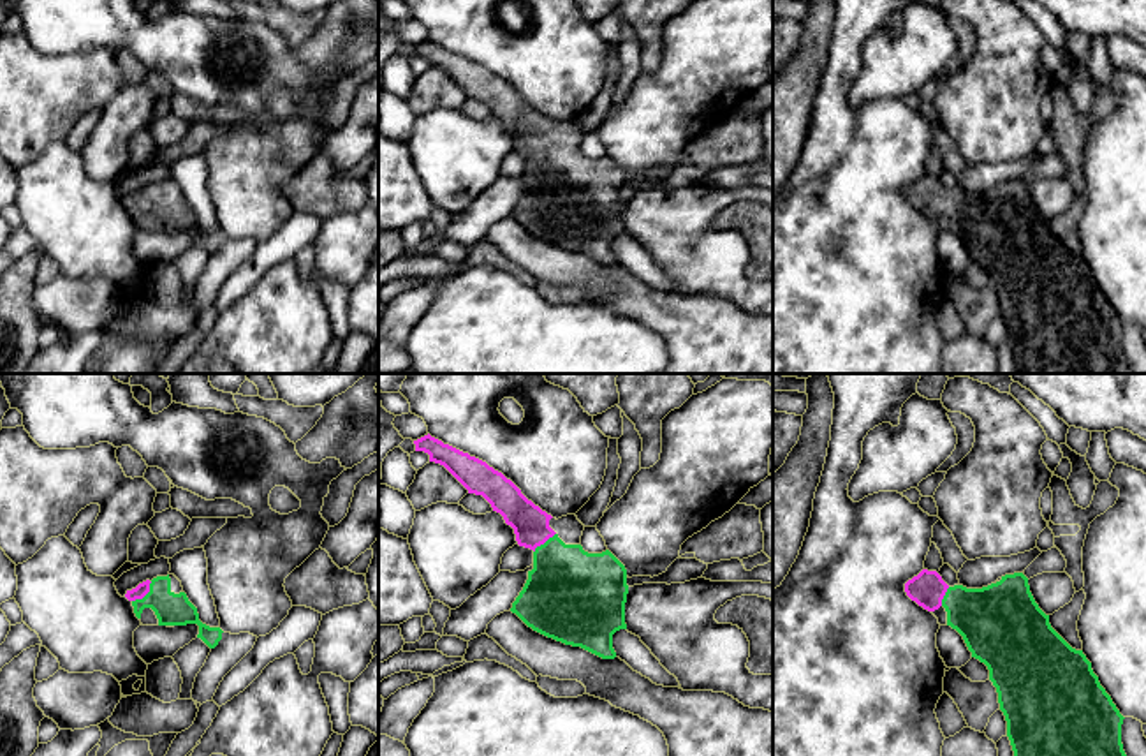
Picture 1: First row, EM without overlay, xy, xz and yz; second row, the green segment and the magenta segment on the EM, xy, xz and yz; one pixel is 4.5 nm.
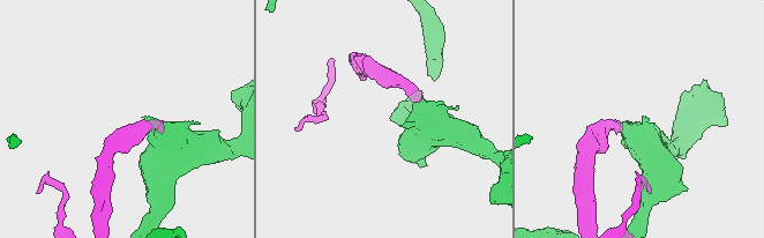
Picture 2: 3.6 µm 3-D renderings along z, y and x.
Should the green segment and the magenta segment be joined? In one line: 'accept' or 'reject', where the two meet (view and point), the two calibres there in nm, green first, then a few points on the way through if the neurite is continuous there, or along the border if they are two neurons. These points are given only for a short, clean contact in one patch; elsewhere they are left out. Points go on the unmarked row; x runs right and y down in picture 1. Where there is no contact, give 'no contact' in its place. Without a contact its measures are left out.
accept | xy (146, 200) | 150/60 nm | across xy (171, 214), (155, 200), (146, 200), (141, 194)

